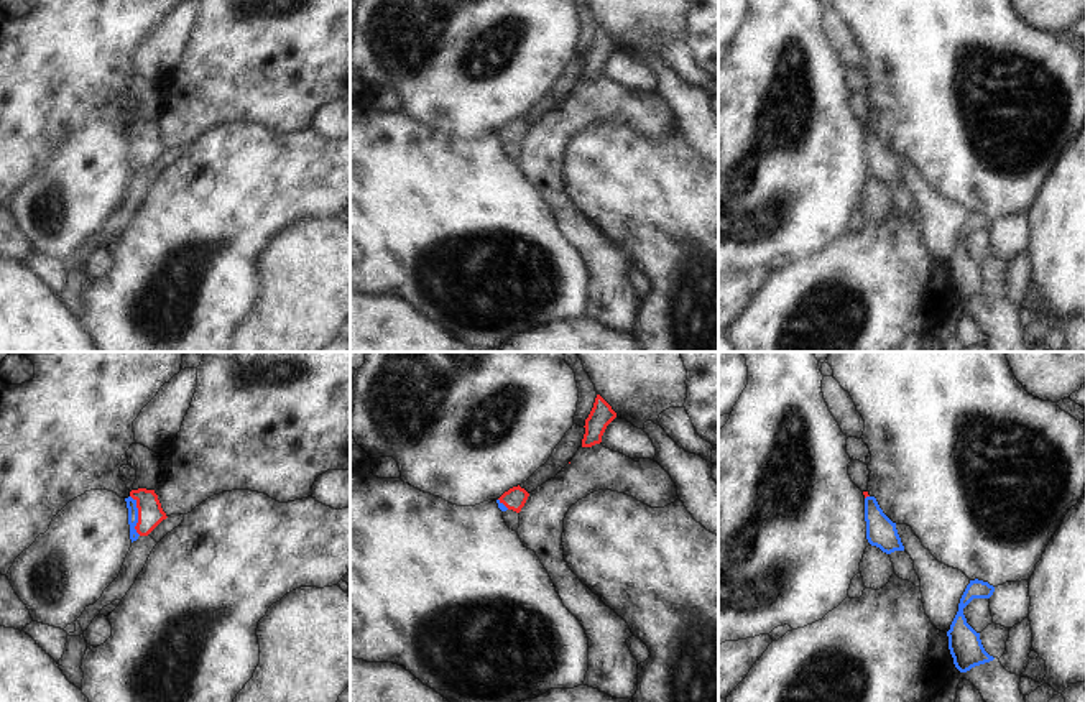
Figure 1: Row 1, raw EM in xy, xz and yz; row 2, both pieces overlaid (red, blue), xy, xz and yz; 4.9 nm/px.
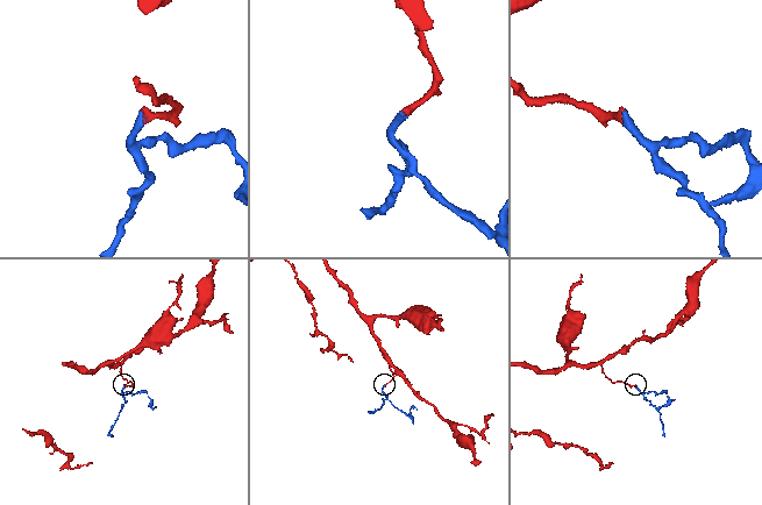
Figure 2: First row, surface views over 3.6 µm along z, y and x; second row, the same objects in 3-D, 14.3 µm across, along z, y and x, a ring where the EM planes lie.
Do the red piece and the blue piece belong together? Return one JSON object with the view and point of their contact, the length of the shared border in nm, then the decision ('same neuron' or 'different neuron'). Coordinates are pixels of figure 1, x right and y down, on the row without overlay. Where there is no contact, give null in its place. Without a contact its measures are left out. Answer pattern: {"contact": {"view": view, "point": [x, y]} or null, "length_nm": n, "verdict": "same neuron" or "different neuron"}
{"contact": {"view": "xy", "point": [138, 147]}, "length_nm": 200, "verdict": "same neuron"}

